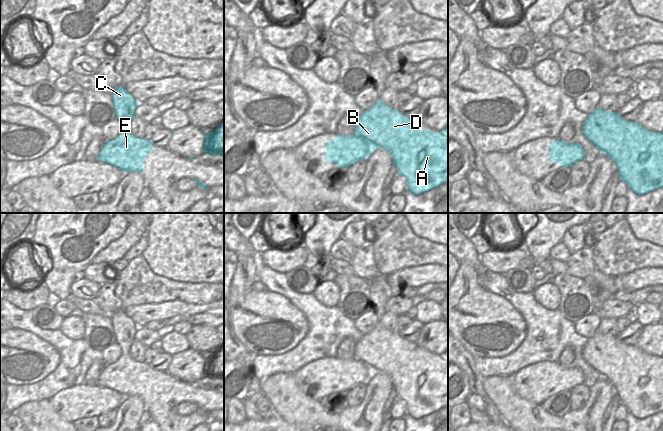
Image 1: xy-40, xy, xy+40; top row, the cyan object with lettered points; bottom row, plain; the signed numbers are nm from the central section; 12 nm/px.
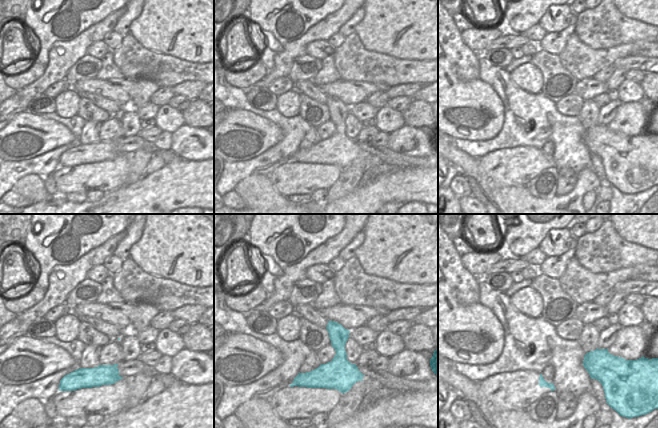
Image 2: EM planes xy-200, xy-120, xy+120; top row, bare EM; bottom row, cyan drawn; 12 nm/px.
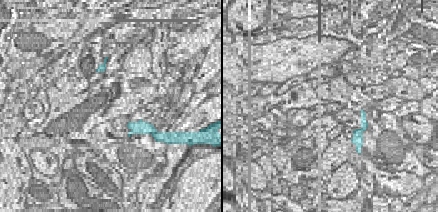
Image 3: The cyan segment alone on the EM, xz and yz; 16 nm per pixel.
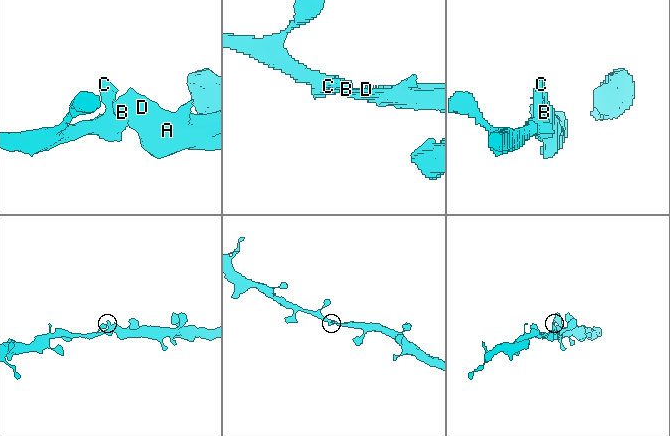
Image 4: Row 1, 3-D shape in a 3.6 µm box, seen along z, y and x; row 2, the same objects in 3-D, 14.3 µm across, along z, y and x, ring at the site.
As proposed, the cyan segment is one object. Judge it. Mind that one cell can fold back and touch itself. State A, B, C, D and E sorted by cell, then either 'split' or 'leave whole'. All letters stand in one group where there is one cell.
A B C D E; leave whole

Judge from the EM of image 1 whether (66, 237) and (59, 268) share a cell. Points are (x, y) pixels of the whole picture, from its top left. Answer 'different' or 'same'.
same

